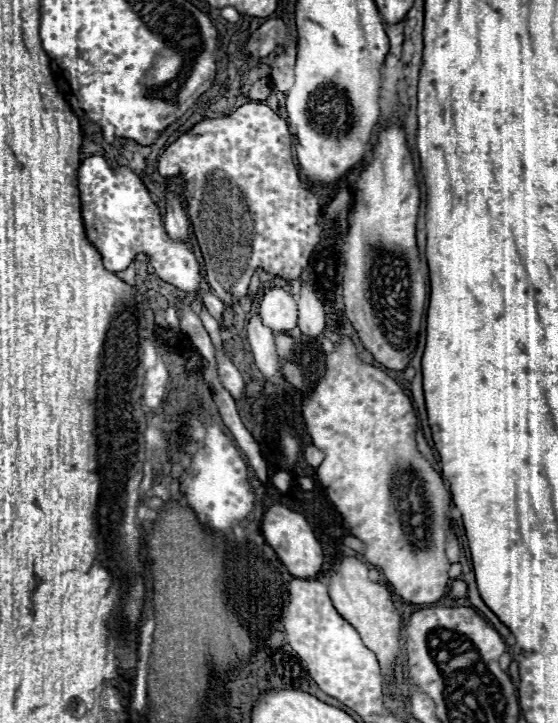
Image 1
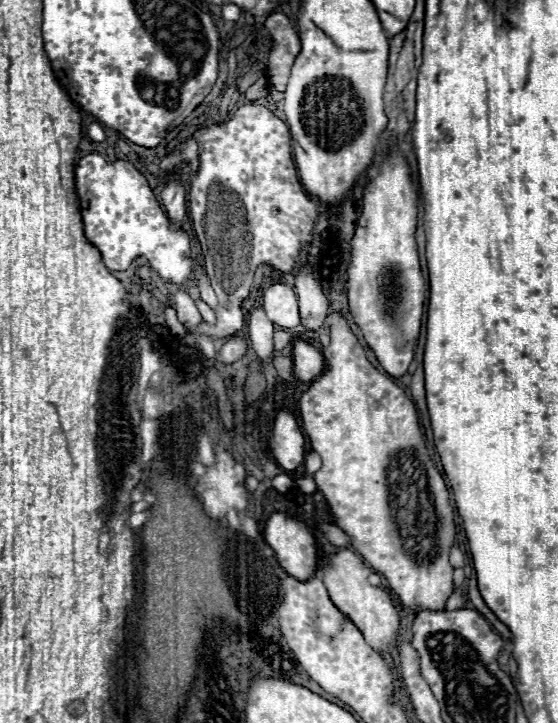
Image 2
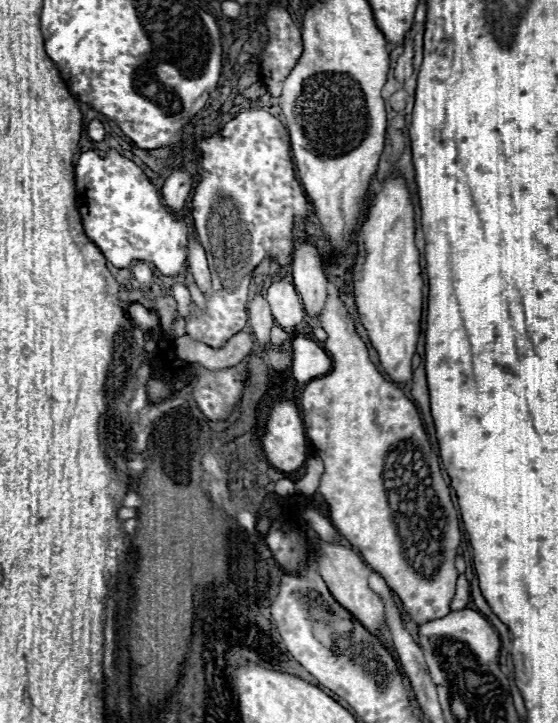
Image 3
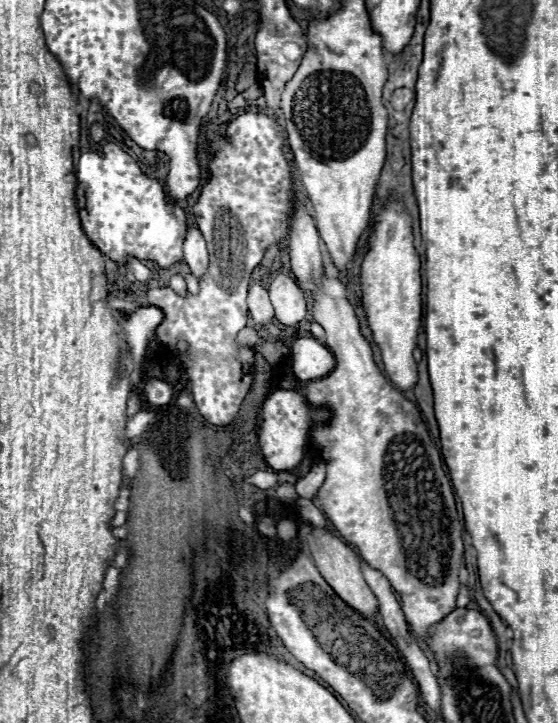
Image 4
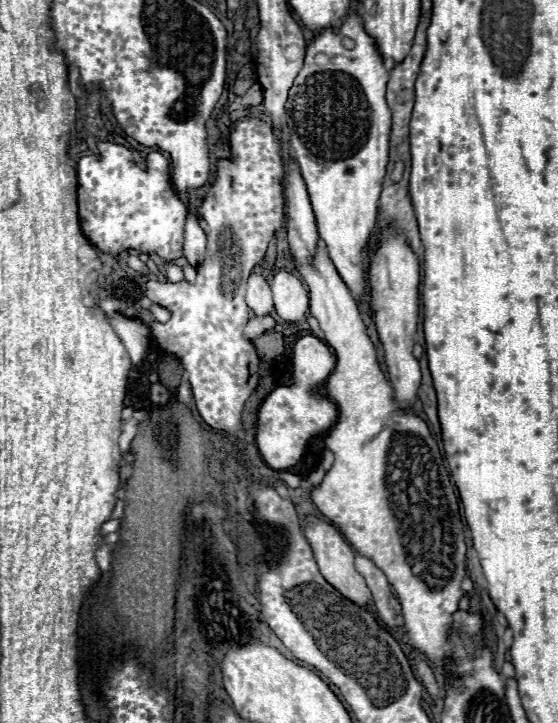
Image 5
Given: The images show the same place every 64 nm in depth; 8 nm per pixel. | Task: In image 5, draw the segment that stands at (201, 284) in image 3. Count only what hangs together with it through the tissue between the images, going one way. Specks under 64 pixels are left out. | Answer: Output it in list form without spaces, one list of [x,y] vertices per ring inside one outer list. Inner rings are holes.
[[[190,210],[186,216],[186,226],[184,226],[184,256],[186,260],[196,268],[204,260],[204,250],[206,250],[206,234],[198,224],[196,210]]]

